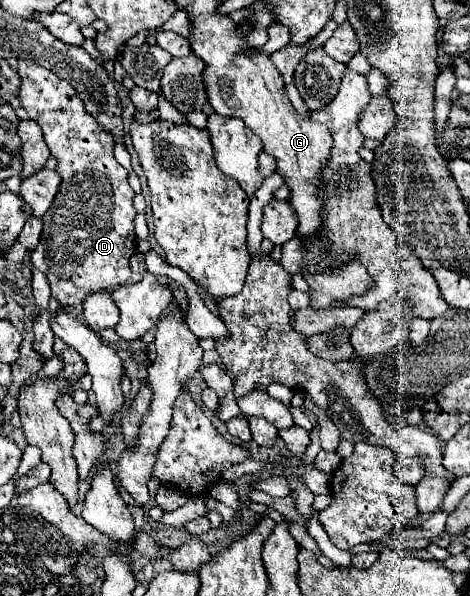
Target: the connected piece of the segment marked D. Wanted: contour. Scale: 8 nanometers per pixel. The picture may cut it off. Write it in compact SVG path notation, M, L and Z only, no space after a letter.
M30 59L19 60L17 73L21 77L21 87L17 99L31 119L35 119L45 135L45 143L51 155L57 159L57 171L61 175L59 191L53 199L53 205L43 215L43 235L39 245L31 251L31 263L43 271L51 283L51 295L59 299L65 307L79 305L85 297L97 291L113 291L115 287L127 283L131 277L129 259L135 255L135 207L133 207L133 189L127 183L127 171L113 157L113 137L97 123L91 121L83 101L77 97L75 89L52 71L33 63Z

